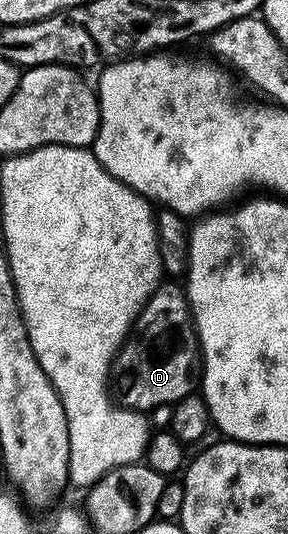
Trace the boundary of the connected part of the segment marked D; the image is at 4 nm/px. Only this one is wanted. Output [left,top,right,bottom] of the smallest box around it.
[109,284,201,412]

